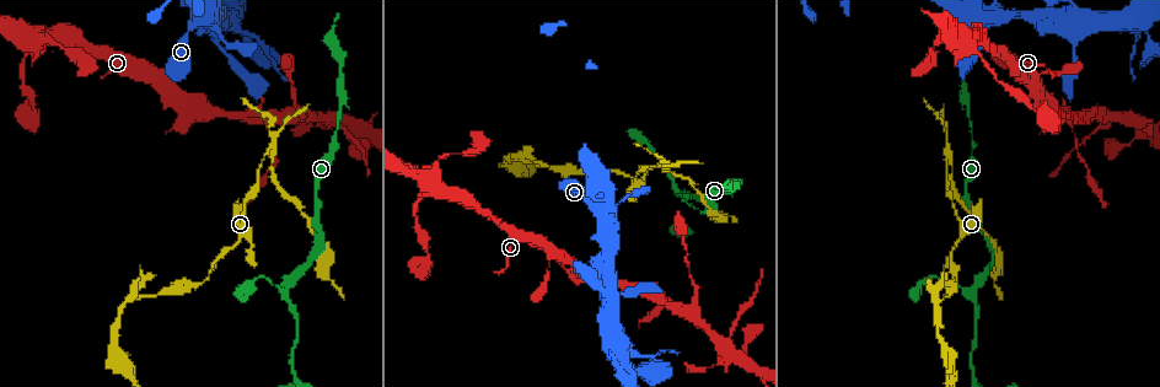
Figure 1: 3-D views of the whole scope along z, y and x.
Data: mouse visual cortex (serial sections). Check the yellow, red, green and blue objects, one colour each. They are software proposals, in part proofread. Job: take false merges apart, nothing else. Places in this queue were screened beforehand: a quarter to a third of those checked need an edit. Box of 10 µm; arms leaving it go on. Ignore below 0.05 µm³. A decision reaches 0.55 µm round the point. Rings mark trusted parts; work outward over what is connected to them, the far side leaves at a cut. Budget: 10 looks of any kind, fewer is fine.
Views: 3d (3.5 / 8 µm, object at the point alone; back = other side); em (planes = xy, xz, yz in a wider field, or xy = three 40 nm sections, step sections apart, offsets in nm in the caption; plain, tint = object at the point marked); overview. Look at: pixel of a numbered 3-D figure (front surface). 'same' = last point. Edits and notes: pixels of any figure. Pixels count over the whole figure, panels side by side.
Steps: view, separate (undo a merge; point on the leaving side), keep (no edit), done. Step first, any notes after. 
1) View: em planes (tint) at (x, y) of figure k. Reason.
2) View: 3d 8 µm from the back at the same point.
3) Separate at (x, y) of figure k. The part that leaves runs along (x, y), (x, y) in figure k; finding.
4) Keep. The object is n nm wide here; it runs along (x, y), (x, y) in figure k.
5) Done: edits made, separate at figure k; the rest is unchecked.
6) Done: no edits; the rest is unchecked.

View: 3d 3.5 µm at (192, 107) of figure 1. A fork.

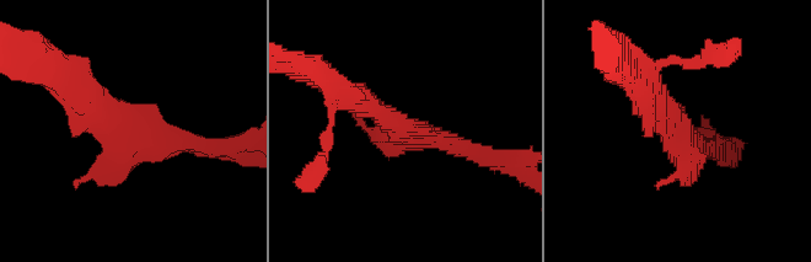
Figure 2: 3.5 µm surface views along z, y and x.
View: em xy step 2 (tint) at (679, 131) of figure 2.

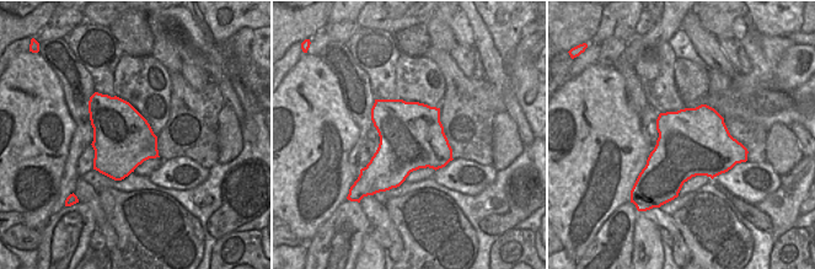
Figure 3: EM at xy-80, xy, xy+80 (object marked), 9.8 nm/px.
View: em xy step 3 (tint) at the same point. Cut it another way.

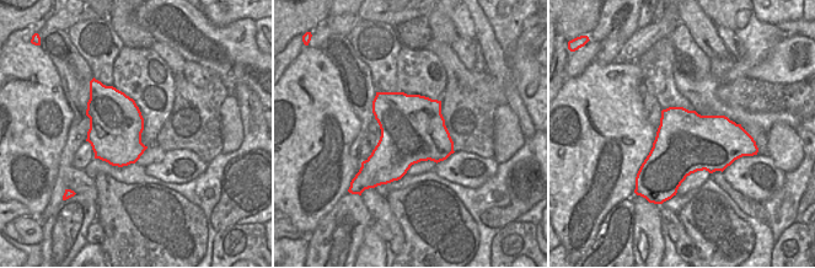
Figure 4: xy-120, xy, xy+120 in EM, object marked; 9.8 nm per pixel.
Keep. Continuous, no second cell.

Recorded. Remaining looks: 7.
View: 3d 3.5 µm from the back at (1079, 117) of figure 1. Sudden change in width.

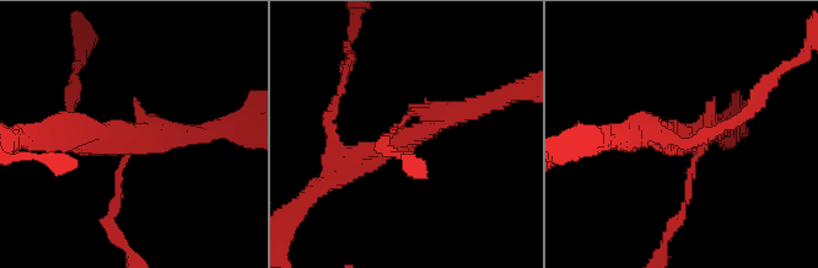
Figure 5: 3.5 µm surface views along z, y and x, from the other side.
View: em xy step 1 (tint) at (685, 134) of figure 5. Now the EM.

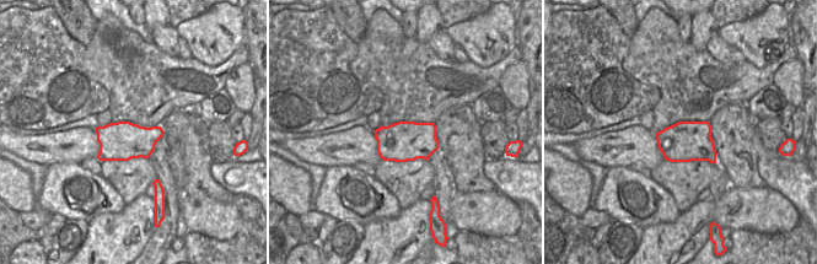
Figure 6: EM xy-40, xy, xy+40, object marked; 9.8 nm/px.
Keep. It runs along (485, 102), (448, 112), (339, 171) in figure 5; continuous, no second cell.

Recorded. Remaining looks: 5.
View: 3d 8 µm at (984, 26) of figure 1. Sudden change in width.

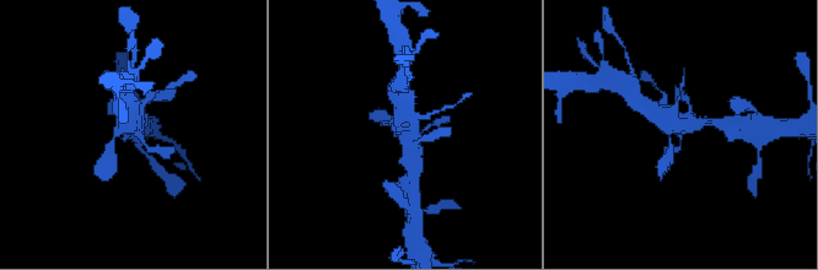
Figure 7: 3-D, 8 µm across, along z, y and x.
View: em xy step 2 (tint) at the same point. Now the EM.

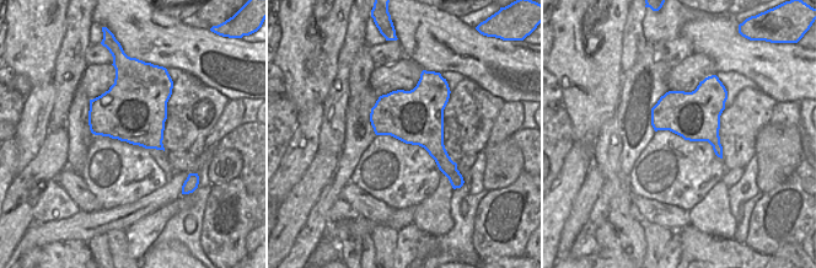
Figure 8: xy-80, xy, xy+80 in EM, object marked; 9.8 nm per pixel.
Keep. One cell here.

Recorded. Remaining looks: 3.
View: 3d 8 µm at (609, 295) of figure 1. A narrow waist.

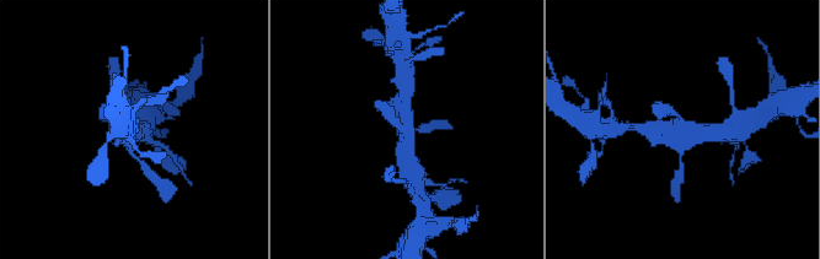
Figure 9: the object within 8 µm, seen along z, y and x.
View: em planes (tint) at the same point. 4 arms meet here; the arms are 200, 250, 400, 500 nm wide; now the EM.

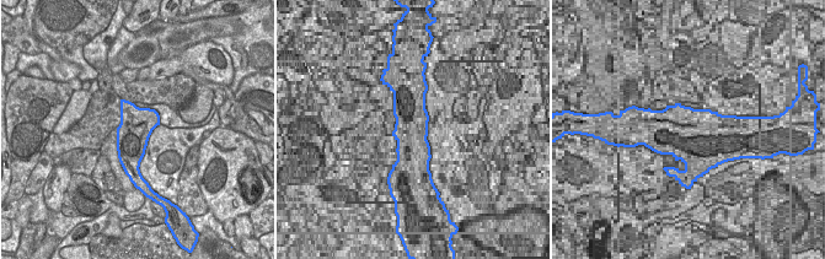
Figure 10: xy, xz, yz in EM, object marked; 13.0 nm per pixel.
Keep. It runs along (406, 92), (403, 122), (411, 166) in figure 9; continuous, no second cell.

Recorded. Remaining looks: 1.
Done: no edits; the rest is unchecked.

